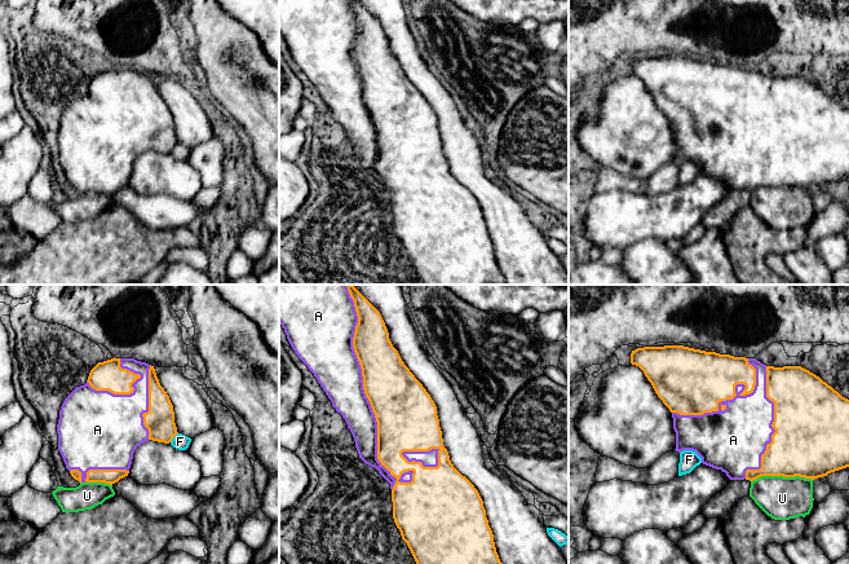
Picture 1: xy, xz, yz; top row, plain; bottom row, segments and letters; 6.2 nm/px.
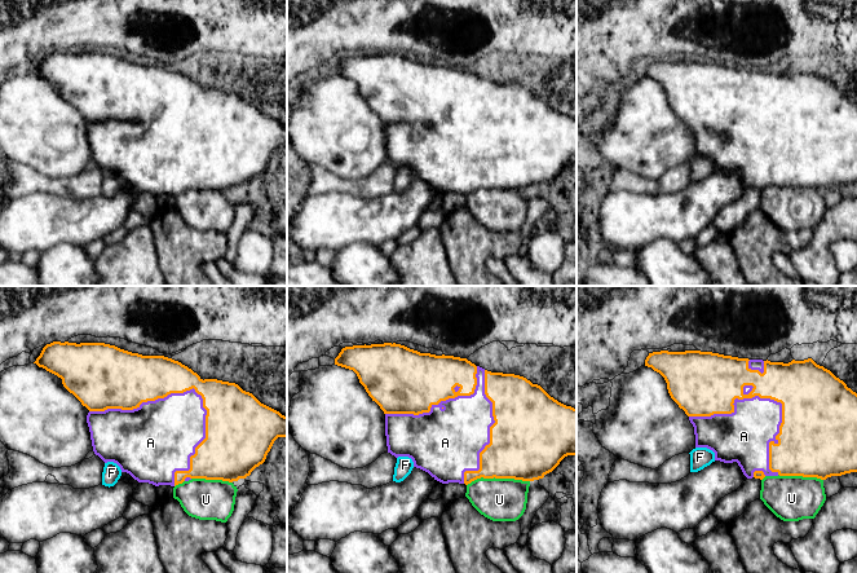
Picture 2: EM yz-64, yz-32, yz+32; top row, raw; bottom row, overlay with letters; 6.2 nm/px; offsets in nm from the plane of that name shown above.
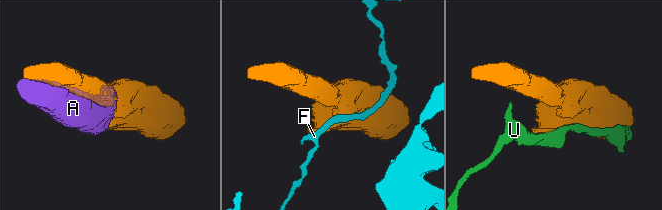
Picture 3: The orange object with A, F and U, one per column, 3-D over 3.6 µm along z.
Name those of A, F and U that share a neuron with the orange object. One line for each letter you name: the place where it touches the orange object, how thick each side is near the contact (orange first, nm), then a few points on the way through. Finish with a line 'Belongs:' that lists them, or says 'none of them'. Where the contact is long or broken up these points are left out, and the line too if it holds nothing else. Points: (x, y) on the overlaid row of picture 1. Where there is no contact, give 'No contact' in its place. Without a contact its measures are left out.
A: Touches orange at xz (363, 387). Thickness 360 nm (orange) against 300 nm
Belongs: A

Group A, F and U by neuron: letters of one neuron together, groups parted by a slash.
A / F / U

